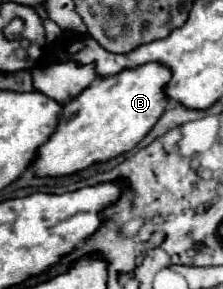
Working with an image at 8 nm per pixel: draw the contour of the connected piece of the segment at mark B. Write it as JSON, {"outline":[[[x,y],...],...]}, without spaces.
{"outline":[[[150,61],[136,69],[124,69],[116,75],[96,79],[82,95],[78,95],[78,99],[64,103],[64,113],[56,131],[50,135],[48,143],[38,149],[34,161],[36,175],[70,175],[96,161],[108,161],[130,151],[162,117],[170,101],[164,93],[170,77],[172,71],[164,63]]]}

